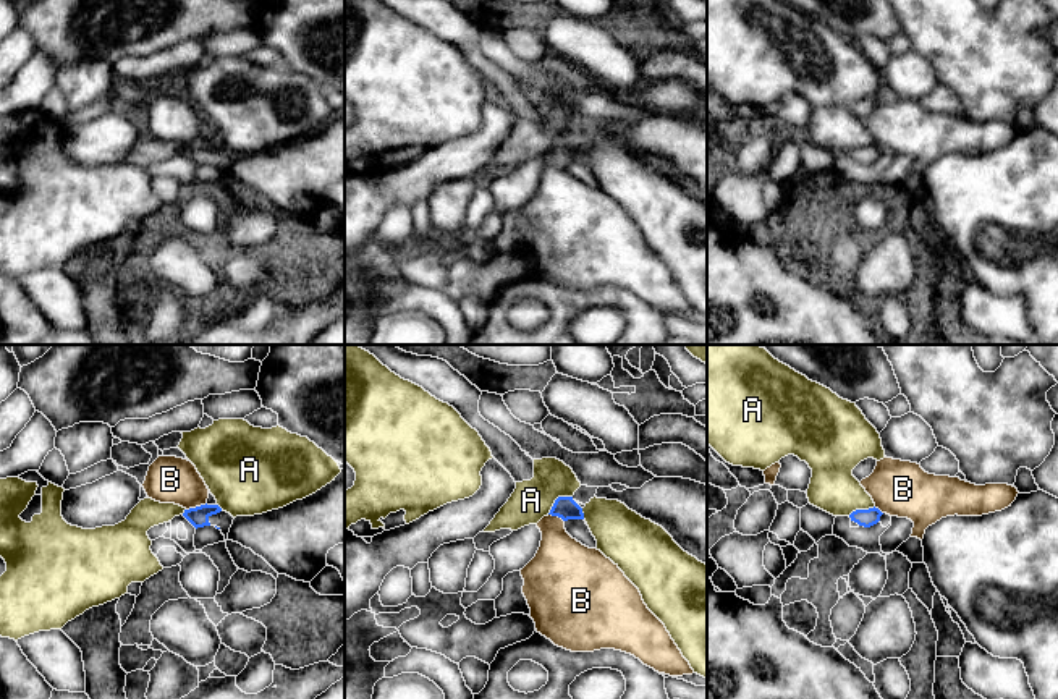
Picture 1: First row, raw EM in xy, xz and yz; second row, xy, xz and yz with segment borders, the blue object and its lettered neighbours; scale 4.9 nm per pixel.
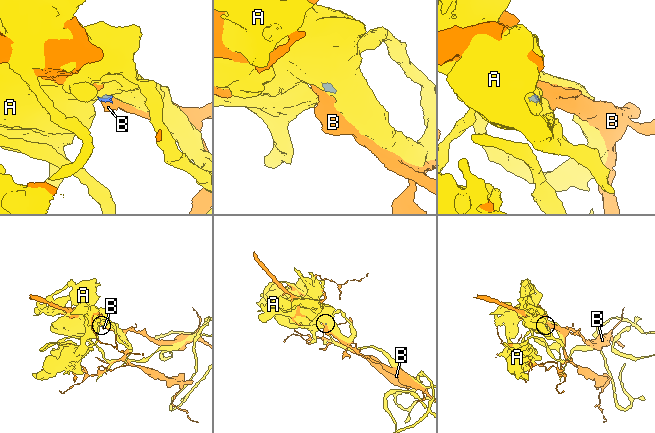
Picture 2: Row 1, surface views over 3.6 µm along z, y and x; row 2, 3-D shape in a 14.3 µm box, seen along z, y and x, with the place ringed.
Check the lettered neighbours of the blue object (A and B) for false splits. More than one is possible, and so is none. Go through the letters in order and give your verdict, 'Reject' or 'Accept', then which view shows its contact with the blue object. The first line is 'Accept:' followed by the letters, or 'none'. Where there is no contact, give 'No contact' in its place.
Accept: none
A: Reject. Touches blue in xz
B: Reject. Touches blue in xy

